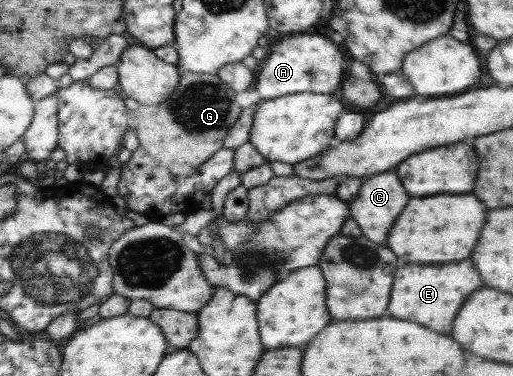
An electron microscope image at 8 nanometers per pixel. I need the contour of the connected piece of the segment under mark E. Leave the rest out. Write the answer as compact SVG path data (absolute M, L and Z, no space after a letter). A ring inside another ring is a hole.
M461 259L457 263L445 263L439 267L425 267L425 265L419 267L415 263L407 263L399 267L393 275L386 316L415 321L437 333L449 333L455 311L465 301L465 295L469 295L469 291L477 289L479 285L481 285L479 275L469 263L469 259Z

